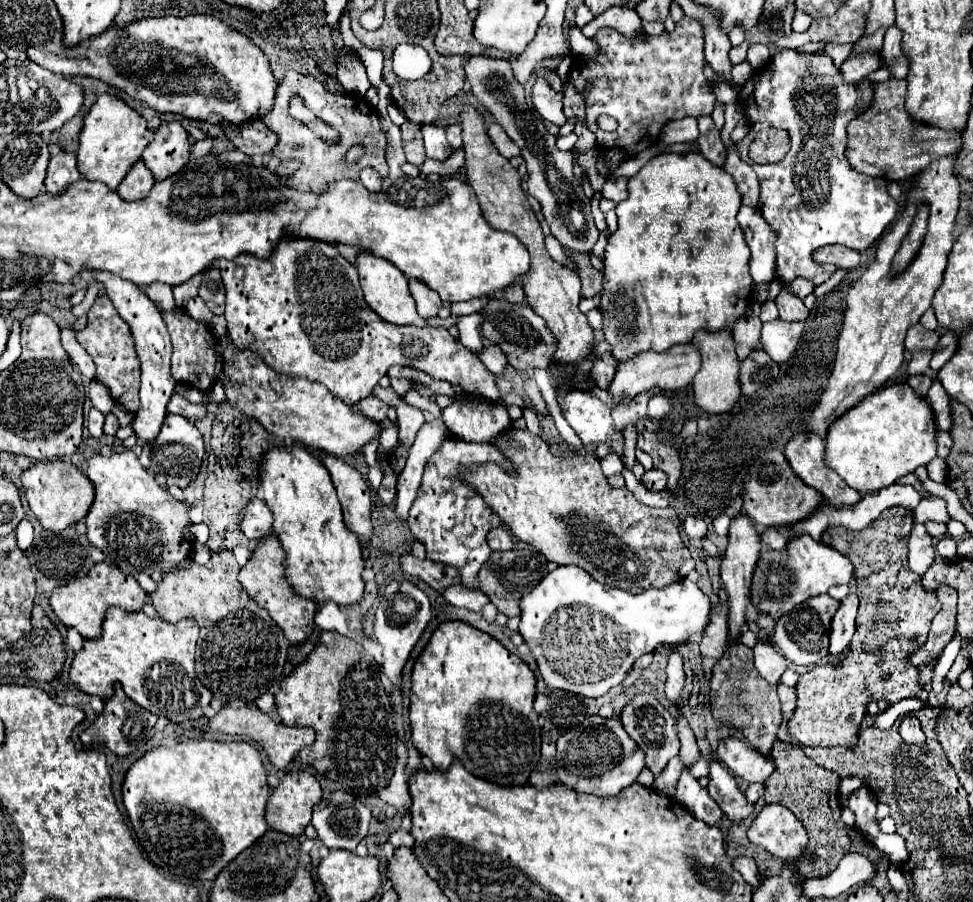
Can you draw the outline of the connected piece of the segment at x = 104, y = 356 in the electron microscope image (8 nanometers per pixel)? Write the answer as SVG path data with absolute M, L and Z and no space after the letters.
M102 295L96 297L92 309L88 311L86 329L76 335L78 343L88 351L96 365L96 381L106 385L110 395L118 405L136 413L138 411L138 355L134 347L134 339L130 337L130 327L114 309L112 301Z

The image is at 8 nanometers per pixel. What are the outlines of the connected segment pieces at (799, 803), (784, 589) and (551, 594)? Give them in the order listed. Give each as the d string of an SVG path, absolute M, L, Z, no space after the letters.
M776 741L772 745L772 761L776 765L774 773L766 779L766 789L764 795L754 803L756 809L762 809L768 803L780 803L784 807L788 807L804 825L806 833L808 833L808 845L804 851L804 857L800 857L800 865L796 867L796 873L800 873L800 877L810 879L810 877L826 877L828 873L832 873L840 859L850 853L850 851L858 851L864 853L866 857L872 857L876 861L876 857L884 857L884 853L880 853L876 847L872 847L872 843L864 837L862 831L856 831L854 827L844 825L844 821L840 819L840 775L836 771L828 771L822 769L820 765L816 765L814 761L810 761L804 751L800 747L794 747L790 743L782 743Z
M802 533L798 537L788 539L782 551L762 549L760 561L756 563L756 569L752 575L750 599L760 613L770 615L772 621L776 623L780 621L780 617L790 613L794 607L802 605L806 599L826 593L832 585L848 583L852 579L852 571L854 567L846 555Z
M564 565L550 571L522 601L520 601L520 635L530 647L544 683L552 689L572 691L584 697L602 697L612 687L620 685L630 673L634 661L646 653L654 653L658 645L688 643L694 635L706 631L710 623L712 603L690 579L676 581L664 589L648 589L640 595L620 591L598 583L578 565Z

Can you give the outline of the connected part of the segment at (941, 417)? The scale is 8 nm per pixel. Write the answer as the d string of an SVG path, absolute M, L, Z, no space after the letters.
M940 381L932 383L926 401L930 403L930 407L934 411L936 427L942 429L942 431L948 431L948 425L952 425L952 421L948 421L948 405L946 405L950 401L950 395L944 391L944 387L940 385Z

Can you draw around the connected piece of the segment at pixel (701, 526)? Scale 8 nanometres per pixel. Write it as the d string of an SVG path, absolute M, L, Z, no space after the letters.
M686 515L686 517L682 519L682 527L684 527L684 533L686 533L690 539L694 539L694 541L702 539L704 535L708 535L706 523L704 523L700 517L694 517L694 515Z

